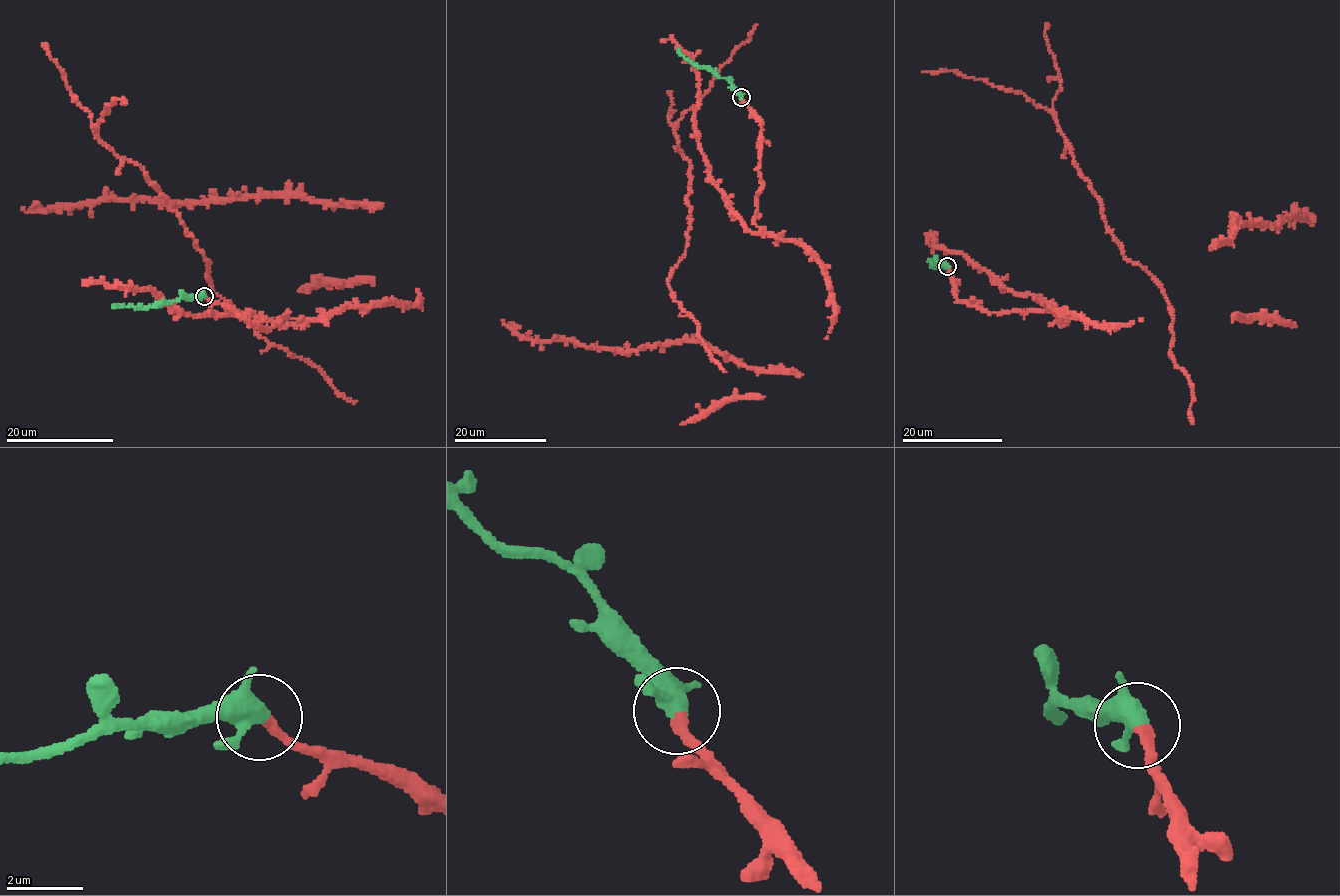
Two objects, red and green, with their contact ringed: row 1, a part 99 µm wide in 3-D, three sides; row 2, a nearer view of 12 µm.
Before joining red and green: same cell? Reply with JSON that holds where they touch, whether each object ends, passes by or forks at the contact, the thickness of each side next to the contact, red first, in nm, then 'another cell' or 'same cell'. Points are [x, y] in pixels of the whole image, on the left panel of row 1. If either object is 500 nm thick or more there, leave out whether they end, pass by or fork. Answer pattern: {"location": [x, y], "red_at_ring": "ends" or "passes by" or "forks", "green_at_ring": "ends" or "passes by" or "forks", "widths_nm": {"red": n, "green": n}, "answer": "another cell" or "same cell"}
{"location": [204, 296], "red_at_ring": "ends", "green_at_ring": "forks", "widths_nm": {"red": 280, "green": 340}, "answer": "same cell"}

